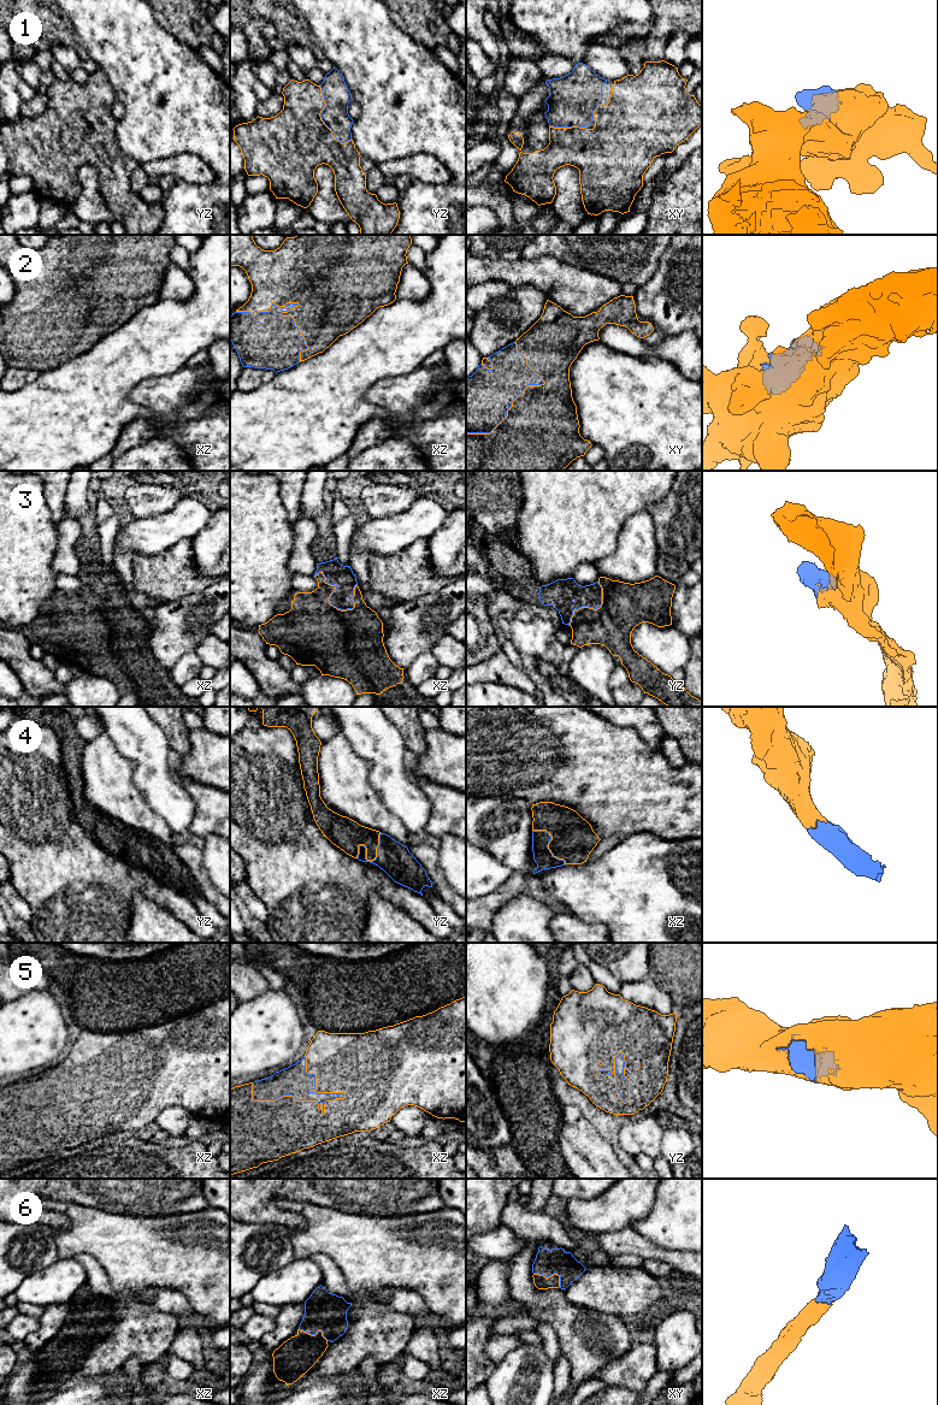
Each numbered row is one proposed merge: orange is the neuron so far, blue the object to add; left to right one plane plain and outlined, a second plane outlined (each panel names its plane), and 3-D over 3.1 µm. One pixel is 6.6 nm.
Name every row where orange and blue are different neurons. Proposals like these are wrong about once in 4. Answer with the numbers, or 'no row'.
no row

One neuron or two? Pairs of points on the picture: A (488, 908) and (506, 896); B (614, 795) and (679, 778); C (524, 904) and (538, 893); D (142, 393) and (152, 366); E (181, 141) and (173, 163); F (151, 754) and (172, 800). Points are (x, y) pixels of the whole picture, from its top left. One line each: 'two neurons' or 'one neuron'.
A: one neuron
B: one neuron
C: two neurons
D: two neurons
E: two neurons
F: one neuron

